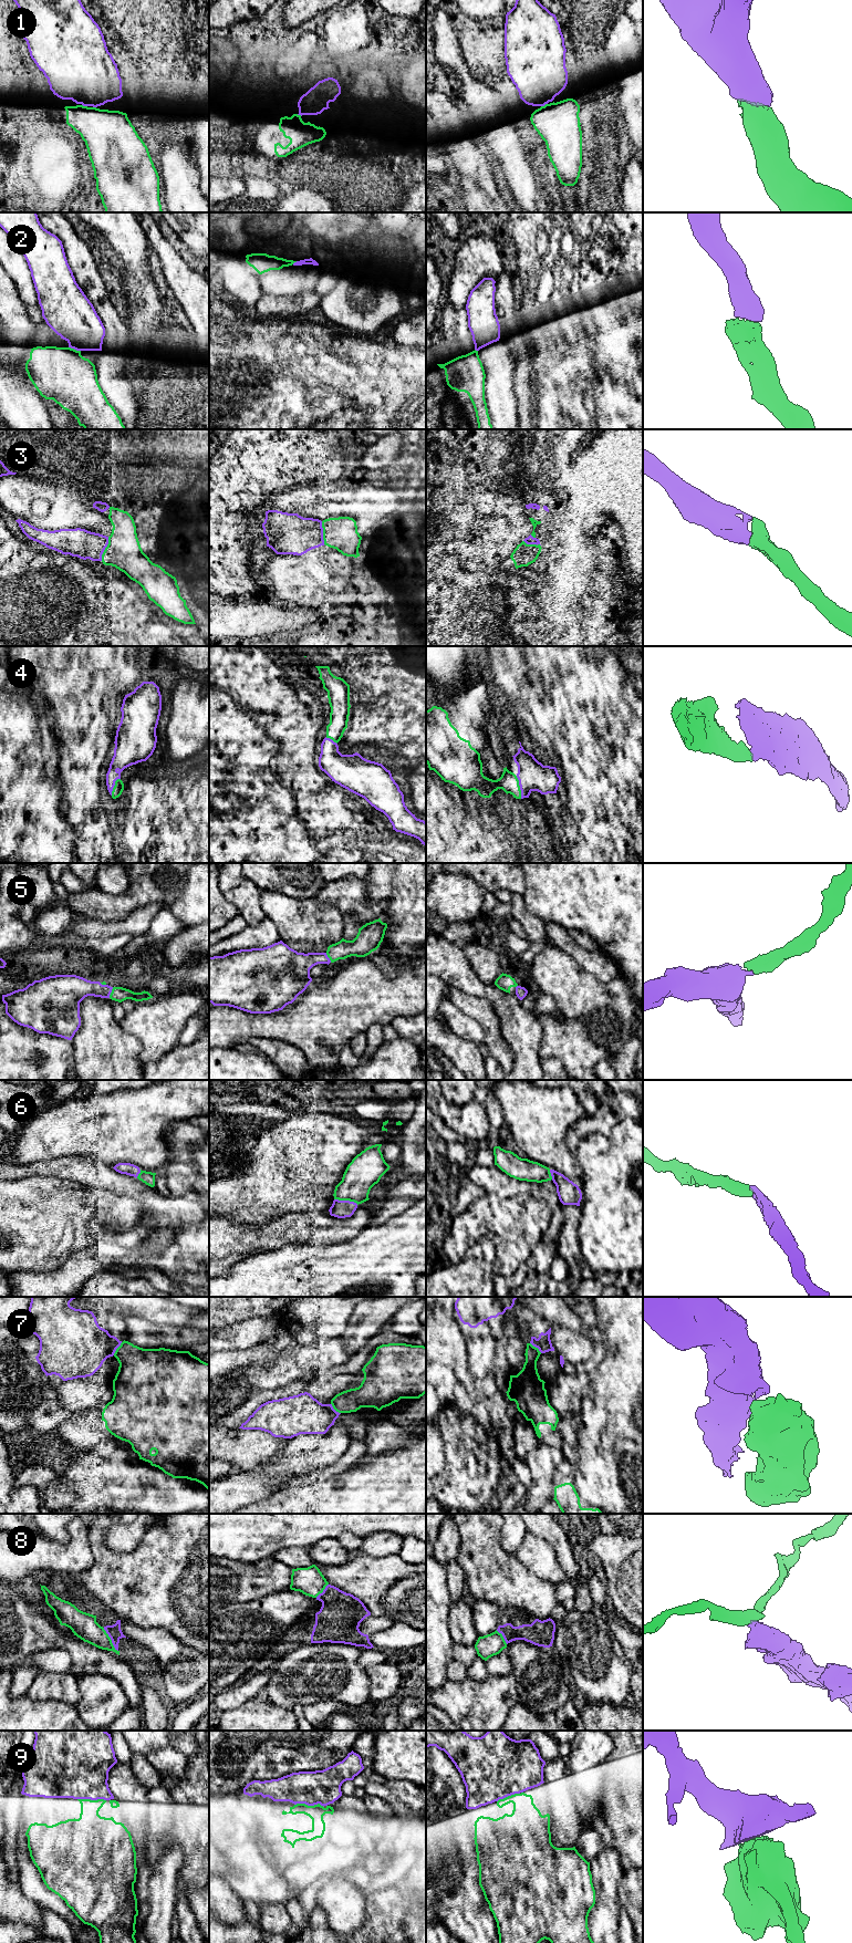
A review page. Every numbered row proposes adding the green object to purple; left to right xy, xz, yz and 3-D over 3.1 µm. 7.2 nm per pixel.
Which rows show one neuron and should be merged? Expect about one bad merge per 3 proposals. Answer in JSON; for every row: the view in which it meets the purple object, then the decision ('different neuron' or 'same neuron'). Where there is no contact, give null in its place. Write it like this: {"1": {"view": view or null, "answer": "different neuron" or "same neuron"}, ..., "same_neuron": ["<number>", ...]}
{"1": {"view": "yz", "answer": "same neuron"}, "2": {"view": "xy", "answer": "different neuron"}, "3": {"view": "xy", "answer": "same neuron"}, "4": {"view": "yz", "answer": "same neuron"}, "5": {"view": "xy", "answer": "same neuron"}, "6": {"view": "xz", "answer": "same neuron"}, "7": {"view": "xy", "answer": "different neuron"}, "8": {"view": "xy", "answer": "different neuron"}, "9": {"view": "xz", "answer": "same neuron"}, "same_neuron": ["1", "3", "4", "5", "6", "9"]}

